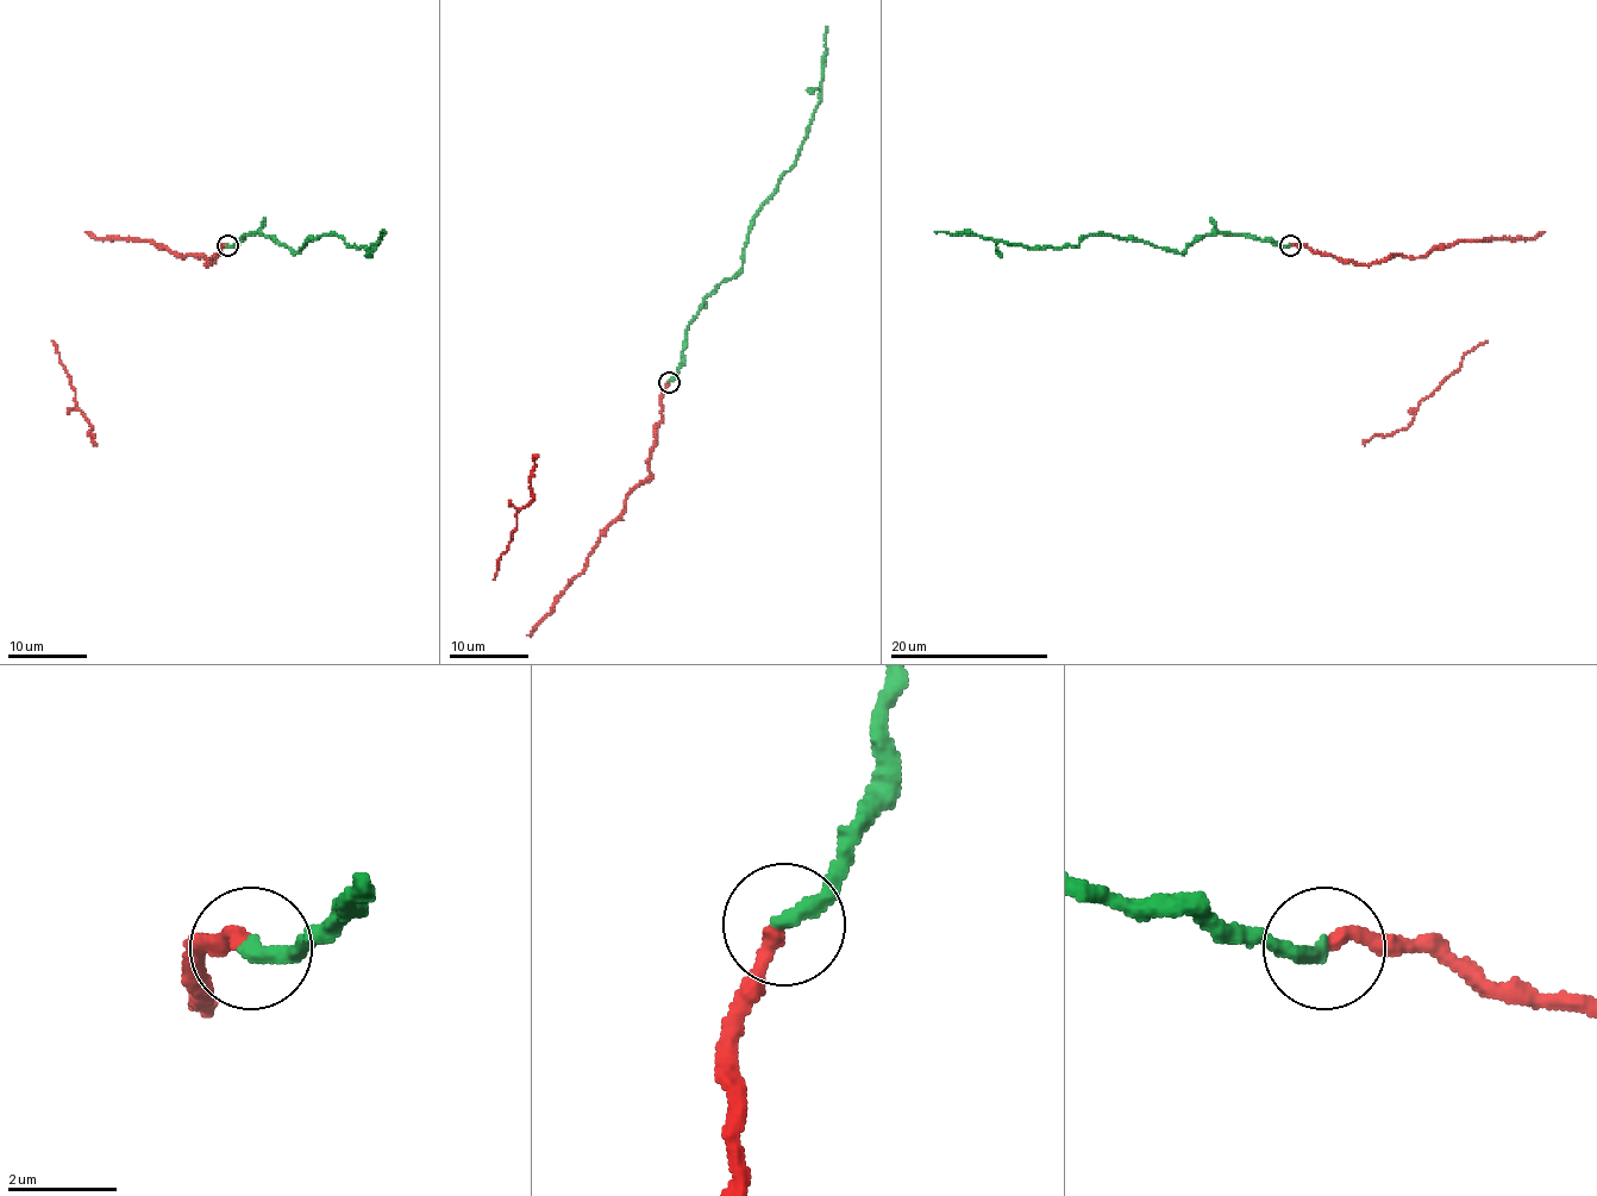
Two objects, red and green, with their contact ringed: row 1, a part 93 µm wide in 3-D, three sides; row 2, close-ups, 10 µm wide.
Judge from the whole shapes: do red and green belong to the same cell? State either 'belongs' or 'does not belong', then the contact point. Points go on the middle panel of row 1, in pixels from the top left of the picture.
belongs; at (669, 382)

